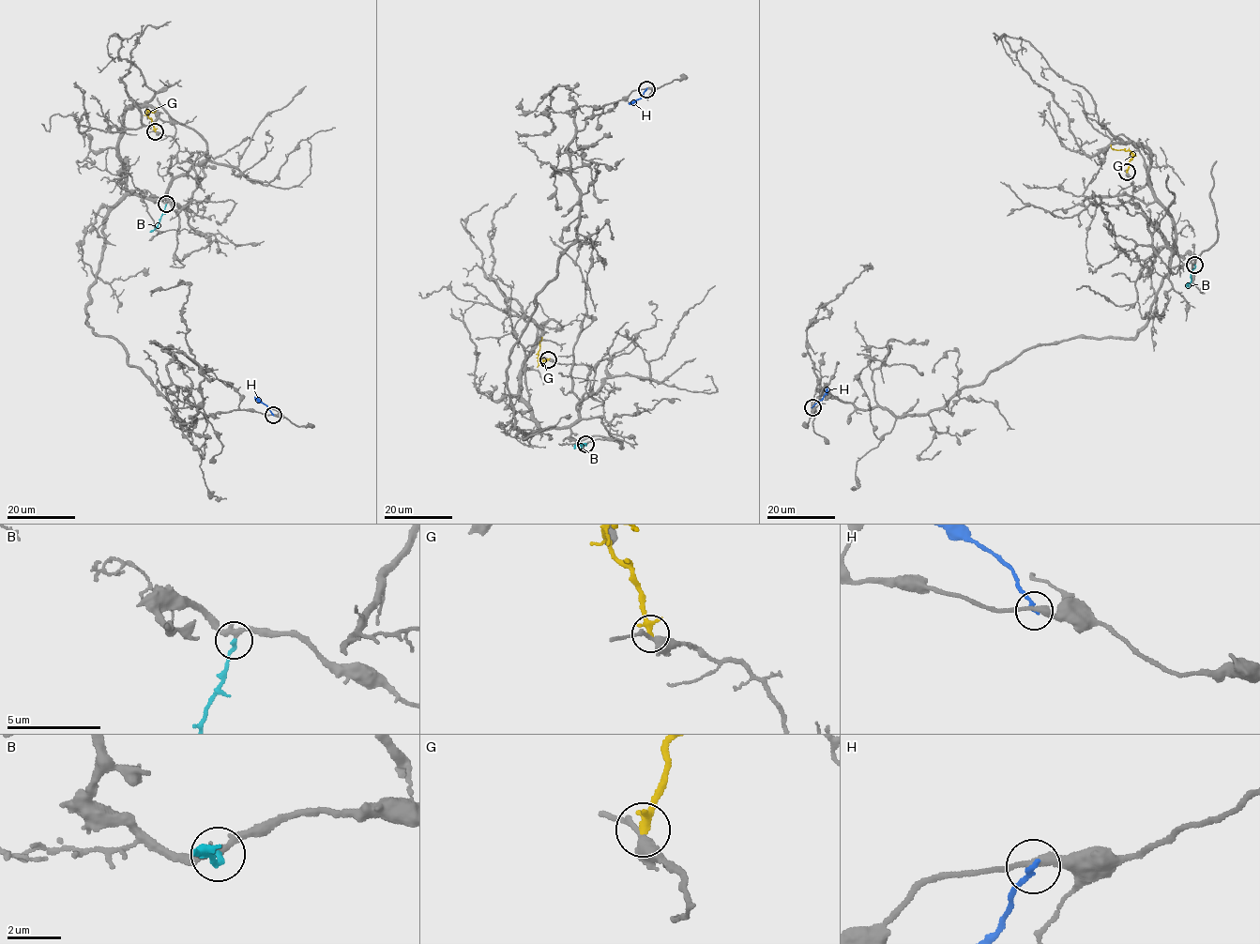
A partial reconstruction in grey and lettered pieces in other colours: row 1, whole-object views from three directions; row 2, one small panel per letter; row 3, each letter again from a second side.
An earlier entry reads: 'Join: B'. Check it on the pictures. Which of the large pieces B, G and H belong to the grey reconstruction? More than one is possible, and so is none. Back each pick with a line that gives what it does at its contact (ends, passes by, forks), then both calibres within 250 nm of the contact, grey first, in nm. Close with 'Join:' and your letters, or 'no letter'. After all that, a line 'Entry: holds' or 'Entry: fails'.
B: it ends there; 280 nm thick on the grey side, 200 nm on the other
Join: B
Entry: holds

